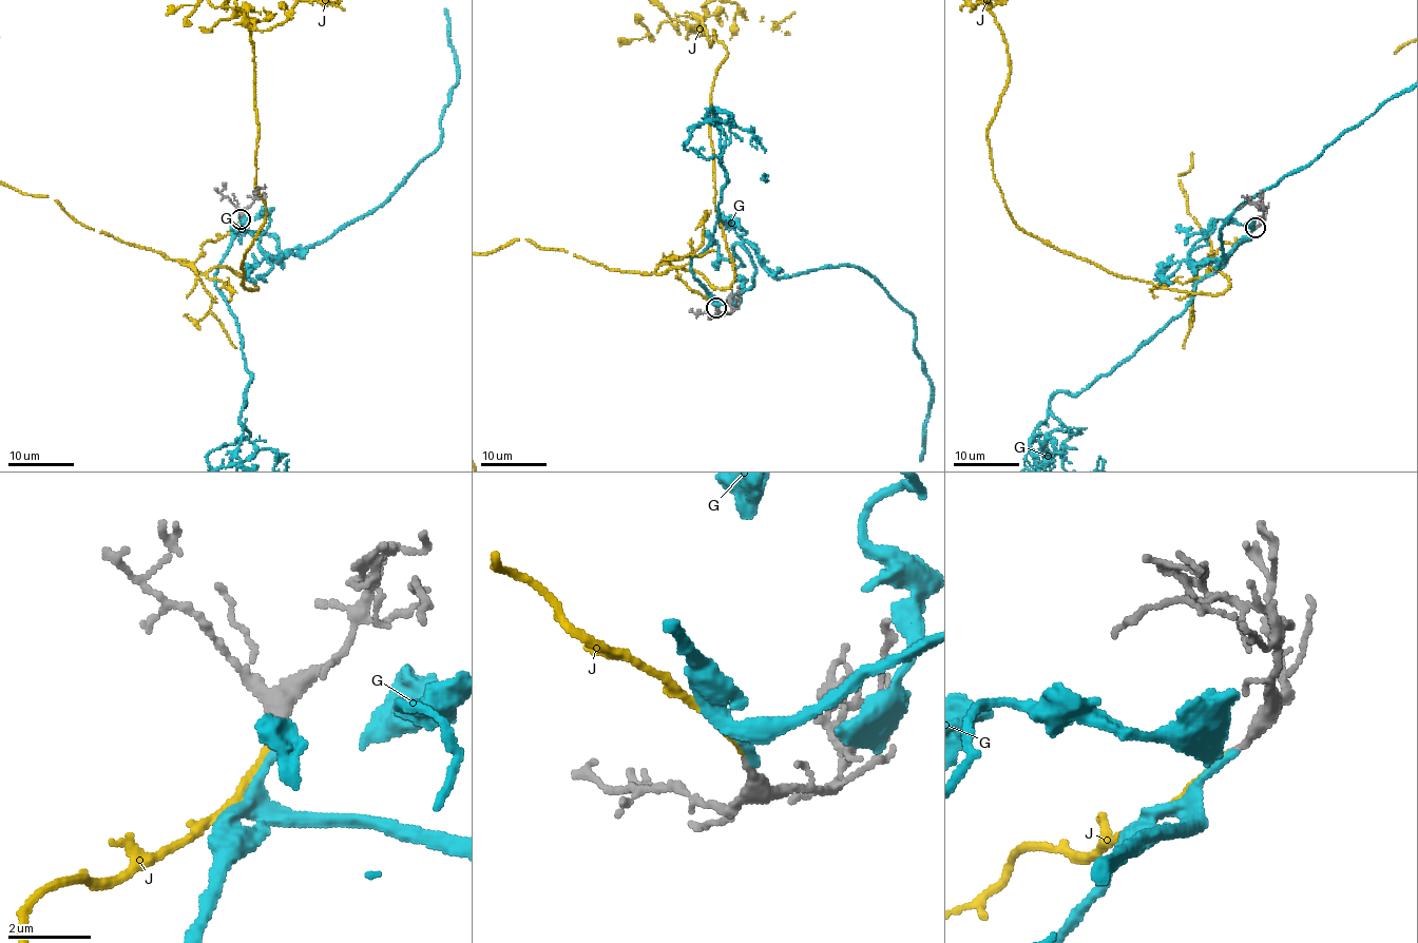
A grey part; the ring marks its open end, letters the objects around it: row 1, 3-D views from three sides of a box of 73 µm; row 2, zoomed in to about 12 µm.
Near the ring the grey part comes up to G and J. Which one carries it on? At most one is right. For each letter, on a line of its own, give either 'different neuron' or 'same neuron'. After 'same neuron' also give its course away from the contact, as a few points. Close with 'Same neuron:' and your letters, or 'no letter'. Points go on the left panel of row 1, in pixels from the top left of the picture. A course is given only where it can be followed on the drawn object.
G: different neuron
J: same neuron
Same neuron: J

